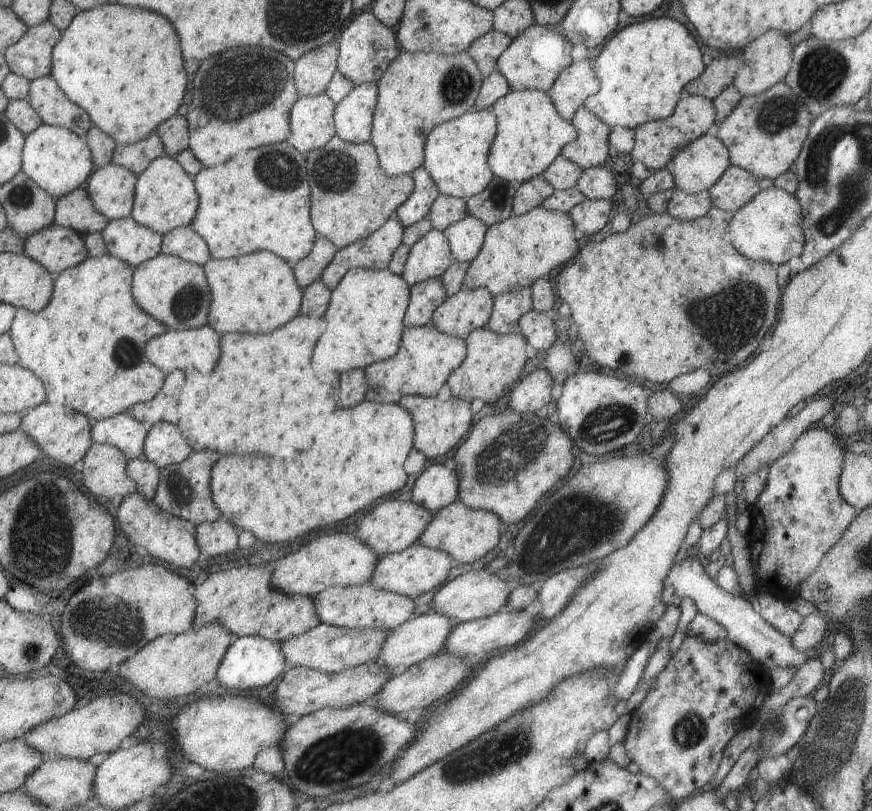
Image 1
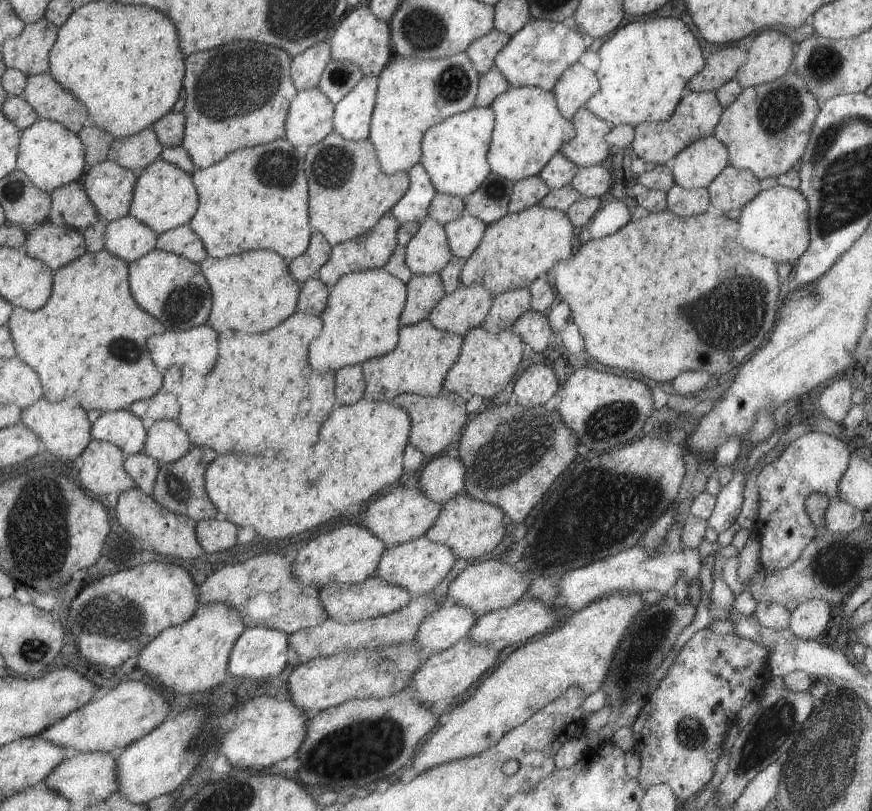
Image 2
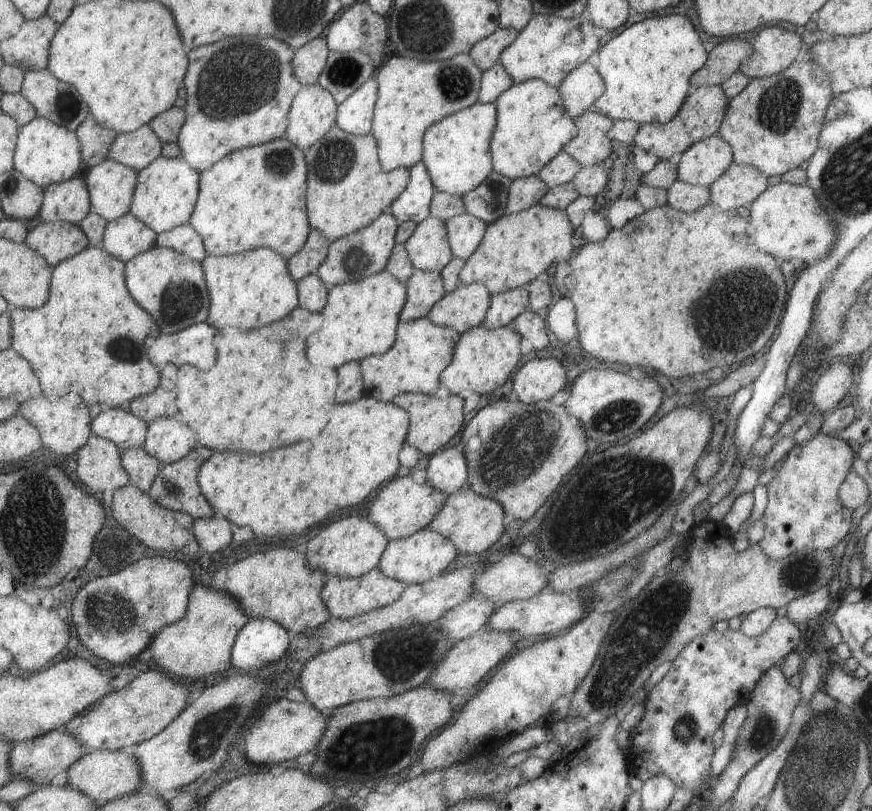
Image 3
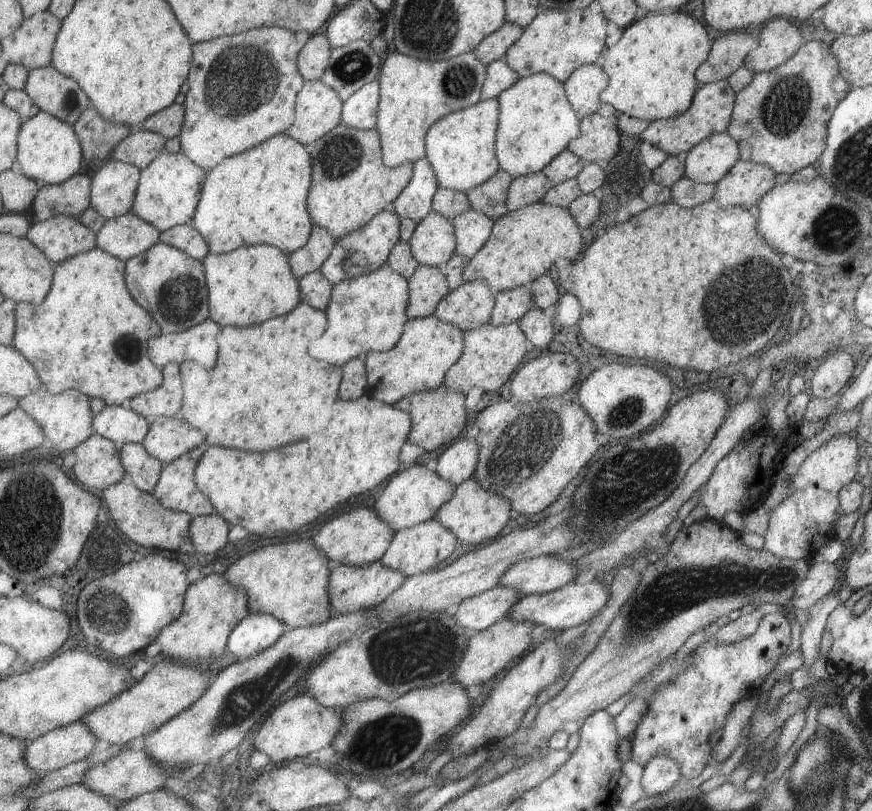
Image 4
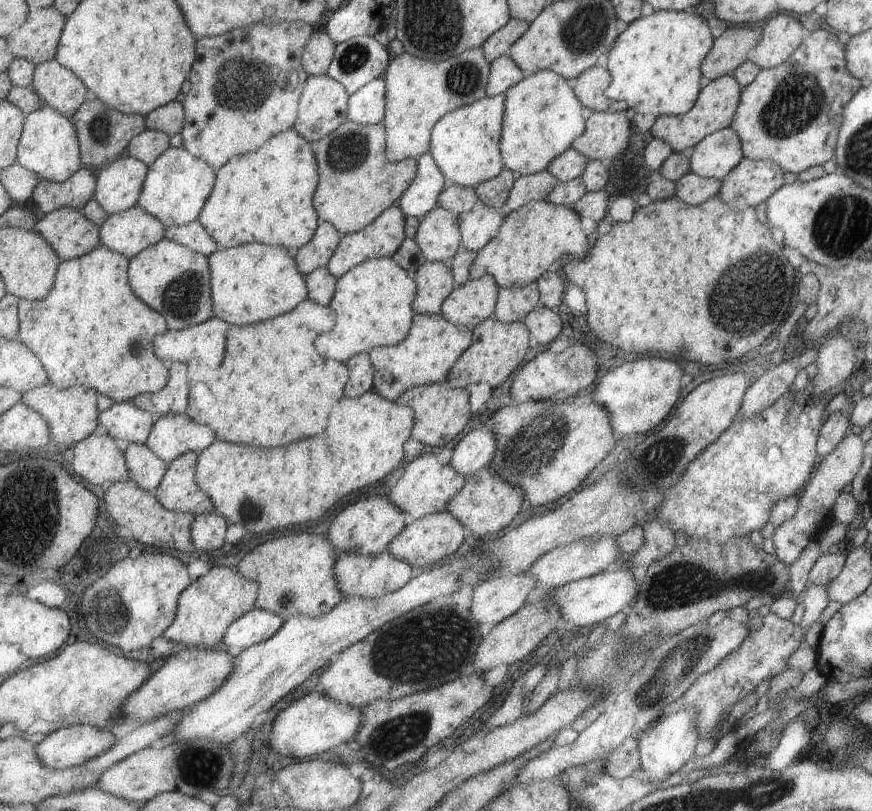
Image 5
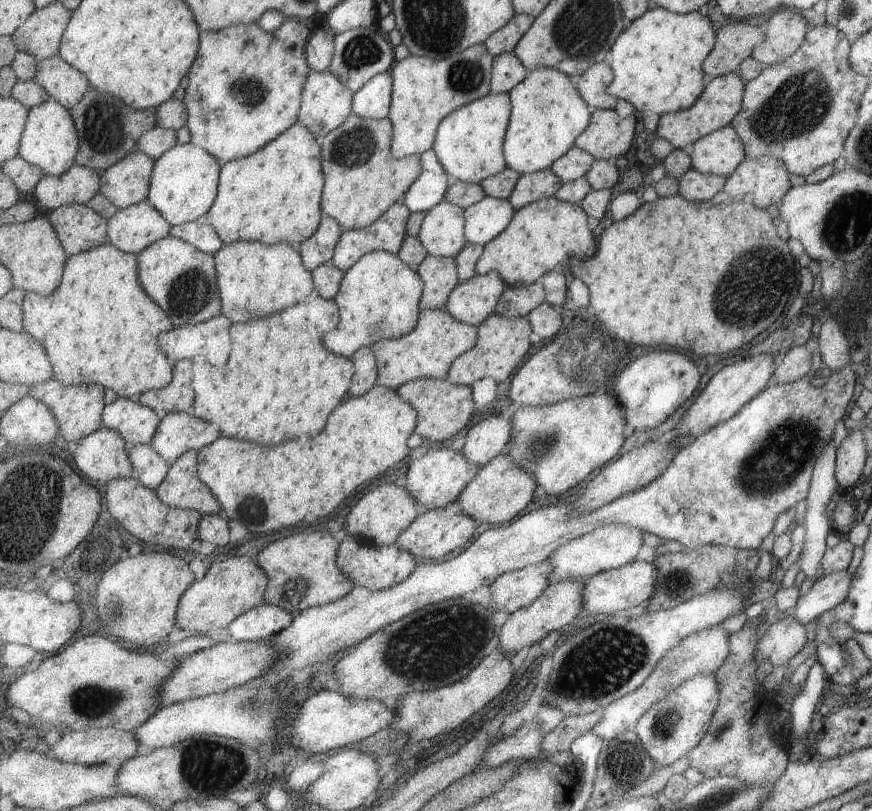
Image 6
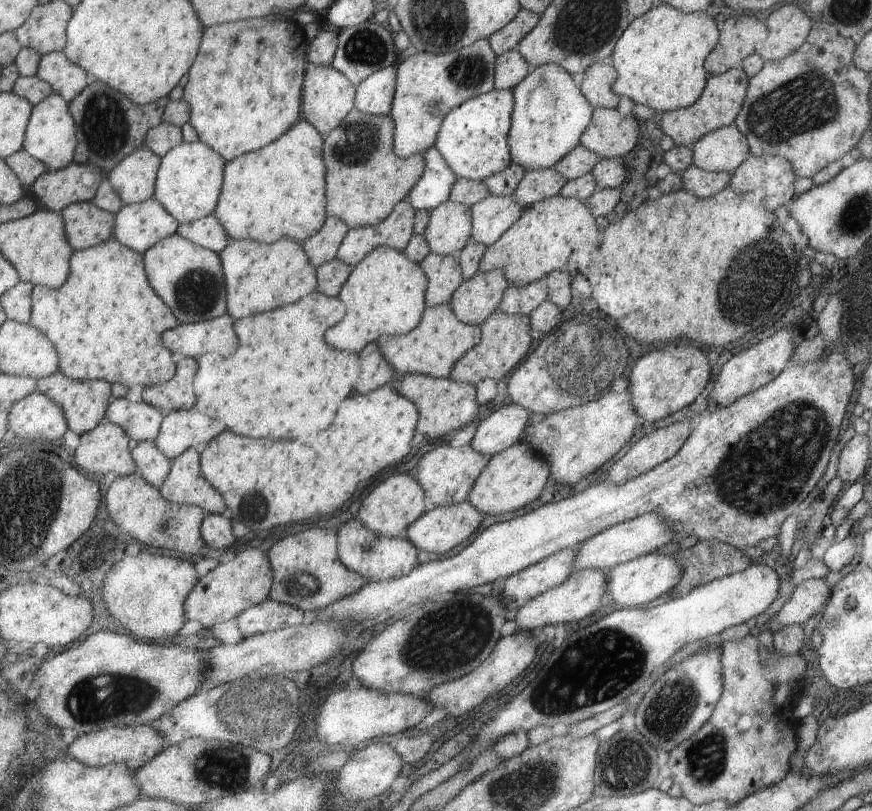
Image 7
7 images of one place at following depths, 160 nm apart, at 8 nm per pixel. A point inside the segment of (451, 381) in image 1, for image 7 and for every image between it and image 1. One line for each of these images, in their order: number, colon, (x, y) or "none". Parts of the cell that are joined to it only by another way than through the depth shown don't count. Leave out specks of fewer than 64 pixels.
2: (487, 361)
3: (482, 360)
4: (490, 353)
5: (496, 348)
6: (501, 343)
7: (504, 340)

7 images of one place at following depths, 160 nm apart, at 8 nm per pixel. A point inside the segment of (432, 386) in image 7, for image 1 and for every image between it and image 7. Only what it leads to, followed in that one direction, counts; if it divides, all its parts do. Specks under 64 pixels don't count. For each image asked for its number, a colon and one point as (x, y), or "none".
1: (438, 426)
2: (434, 421)
3: (433, 421)
4: (436, 418)
5: (440, 413)
6: (443, 409)

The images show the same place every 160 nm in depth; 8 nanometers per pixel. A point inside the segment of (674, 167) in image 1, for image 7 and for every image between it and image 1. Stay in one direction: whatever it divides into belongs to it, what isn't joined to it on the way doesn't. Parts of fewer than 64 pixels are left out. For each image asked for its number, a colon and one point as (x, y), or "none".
2: (695, 166)
3: (701, 163)
4: (707, 161)
5: (714, 155)
6: (718, 153)
7: (724, 149)

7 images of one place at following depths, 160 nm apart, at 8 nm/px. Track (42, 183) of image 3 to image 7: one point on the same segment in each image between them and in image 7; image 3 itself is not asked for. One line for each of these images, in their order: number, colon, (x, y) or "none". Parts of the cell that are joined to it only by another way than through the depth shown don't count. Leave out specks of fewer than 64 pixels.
4: (48, 150)
5: (48, 146)
6: (48, 140)
7: (50, 136)

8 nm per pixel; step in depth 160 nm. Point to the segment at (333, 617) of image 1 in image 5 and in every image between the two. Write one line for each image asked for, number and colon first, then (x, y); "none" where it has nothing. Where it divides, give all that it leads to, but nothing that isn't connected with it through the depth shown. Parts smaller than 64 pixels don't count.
2: (372, 598)
3: (344, 597)
4: (350, 588)
5: (367, 576)

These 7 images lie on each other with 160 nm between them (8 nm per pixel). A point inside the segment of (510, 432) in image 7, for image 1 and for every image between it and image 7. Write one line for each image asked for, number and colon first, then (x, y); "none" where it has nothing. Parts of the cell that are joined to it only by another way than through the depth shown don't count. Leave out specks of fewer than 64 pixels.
1: (436, 487)
2: (440, 479)
3: (446, 471)
4: (456, 463)
5: (473, 451)
6: (488, 438)

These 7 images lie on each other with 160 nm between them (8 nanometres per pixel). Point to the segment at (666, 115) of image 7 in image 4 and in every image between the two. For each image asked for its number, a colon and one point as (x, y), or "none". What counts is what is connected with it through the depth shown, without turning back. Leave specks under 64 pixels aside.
4: (710, 110)
5: (713, 109)
6: (719, 101)

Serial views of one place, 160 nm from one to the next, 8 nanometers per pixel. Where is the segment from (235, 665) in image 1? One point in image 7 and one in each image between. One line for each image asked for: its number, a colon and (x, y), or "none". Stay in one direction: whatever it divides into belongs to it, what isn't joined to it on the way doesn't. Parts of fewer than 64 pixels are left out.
2: (258, 653)
3: (260, 642)
4: (256, 632)
5: (255, 626)
6: (261, 622)
7: (269, 615)

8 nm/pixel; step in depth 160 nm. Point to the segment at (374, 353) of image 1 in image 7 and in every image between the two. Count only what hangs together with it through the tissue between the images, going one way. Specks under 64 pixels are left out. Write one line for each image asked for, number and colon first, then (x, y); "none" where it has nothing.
2: (361, 320)
3: (360, 317)
4: (365, 313)
5: (371, 302)
6: (377, 299)
7: (383, 295)

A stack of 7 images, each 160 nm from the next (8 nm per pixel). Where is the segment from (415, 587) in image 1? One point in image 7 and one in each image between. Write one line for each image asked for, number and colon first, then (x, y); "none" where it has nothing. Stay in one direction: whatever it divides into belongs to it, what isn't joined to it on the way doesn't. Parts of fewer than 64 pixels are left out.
2: (418, 565)
3: (414, 559)
4: (413, 550)
5: (422, 542)
6: (432, 533)
7: (438, 529)

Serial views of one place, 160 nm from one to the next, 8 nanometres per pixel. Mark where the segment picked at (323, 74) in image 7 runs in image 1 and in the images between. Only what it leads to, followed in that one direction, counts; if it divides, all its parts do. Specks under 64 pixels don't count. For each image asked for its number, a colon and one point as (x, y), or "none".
1: (311, 125)
2: (309, 117)
3: (312, 112)
4: (317, 108)
5: (322, 106)
6: (325, 102)

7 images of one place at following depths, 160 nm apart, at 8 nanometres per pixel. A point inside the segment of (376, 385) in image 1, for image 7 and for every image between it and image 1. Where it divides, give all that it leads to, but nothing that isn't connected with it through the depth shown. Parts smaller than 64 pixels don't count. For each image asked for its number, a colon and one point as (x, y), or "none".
2: (423, 354)
3: (421, 350)
4: (427, 347)
5: (431, 346)
6: (427, 351)
7: (431, 348)

